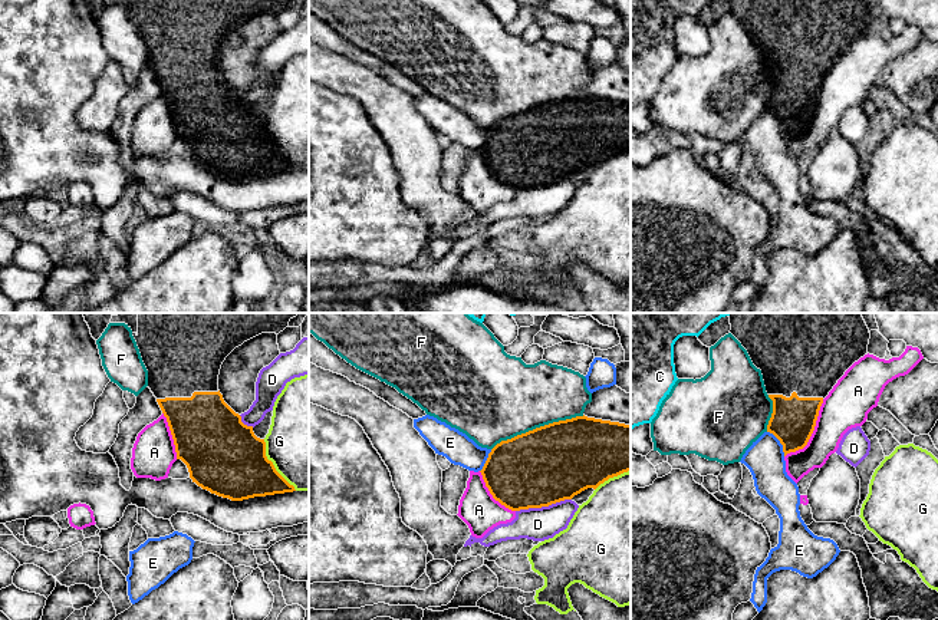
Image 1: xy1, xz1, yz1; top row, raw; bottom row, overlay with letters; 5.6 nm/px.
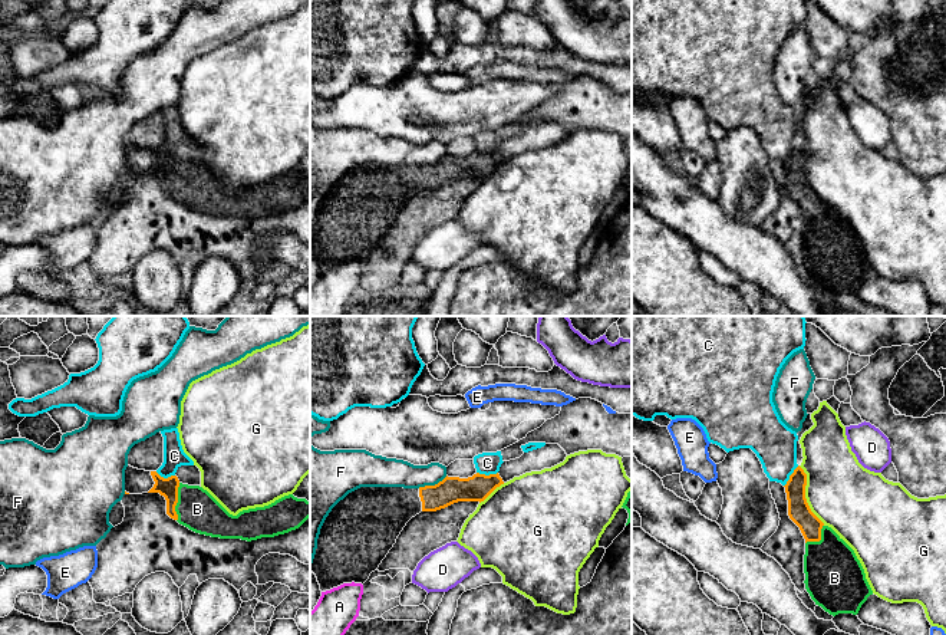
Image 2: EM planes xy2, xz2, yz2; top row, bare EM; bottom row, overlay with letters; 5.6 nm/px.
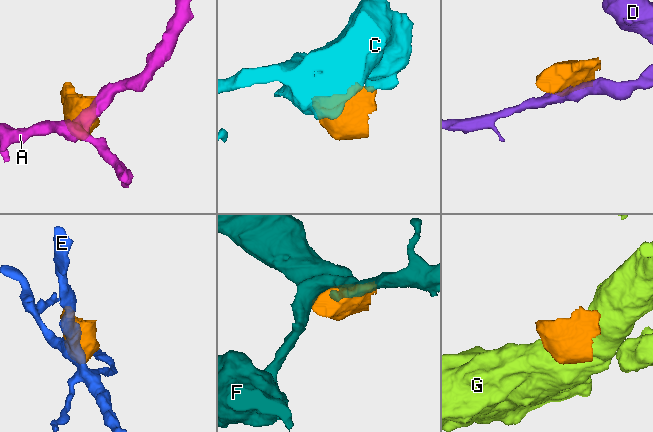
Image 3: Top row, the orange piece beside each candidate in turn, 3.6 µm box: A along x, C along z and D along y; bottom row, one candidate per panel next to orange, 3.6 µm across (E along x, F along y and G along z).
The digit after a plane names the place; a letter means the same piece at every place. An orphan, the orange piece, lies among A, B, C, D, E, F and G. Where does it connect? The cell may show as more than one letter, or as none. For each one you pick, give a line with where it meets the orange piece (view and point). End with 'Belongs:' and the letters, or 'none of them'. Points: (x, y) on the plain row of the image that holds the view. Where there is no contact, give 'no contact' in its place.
B: meets orange in xy2 at (177, 180)
Belongs: B

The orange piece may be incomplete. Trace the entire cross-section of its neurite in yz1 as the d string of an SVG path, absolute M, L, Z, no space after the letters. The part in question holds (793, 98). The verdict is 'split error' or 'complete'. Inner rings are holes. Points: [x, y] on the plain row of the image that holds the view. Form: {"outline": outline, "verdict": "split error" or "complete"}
{"outline": "M730 0L730 11L761 49L773 79L767 111L783 123L784 135L803 128L816 105L823 78L845 50L868 33L870 17L865 0Z", "verdict": "split error"}

